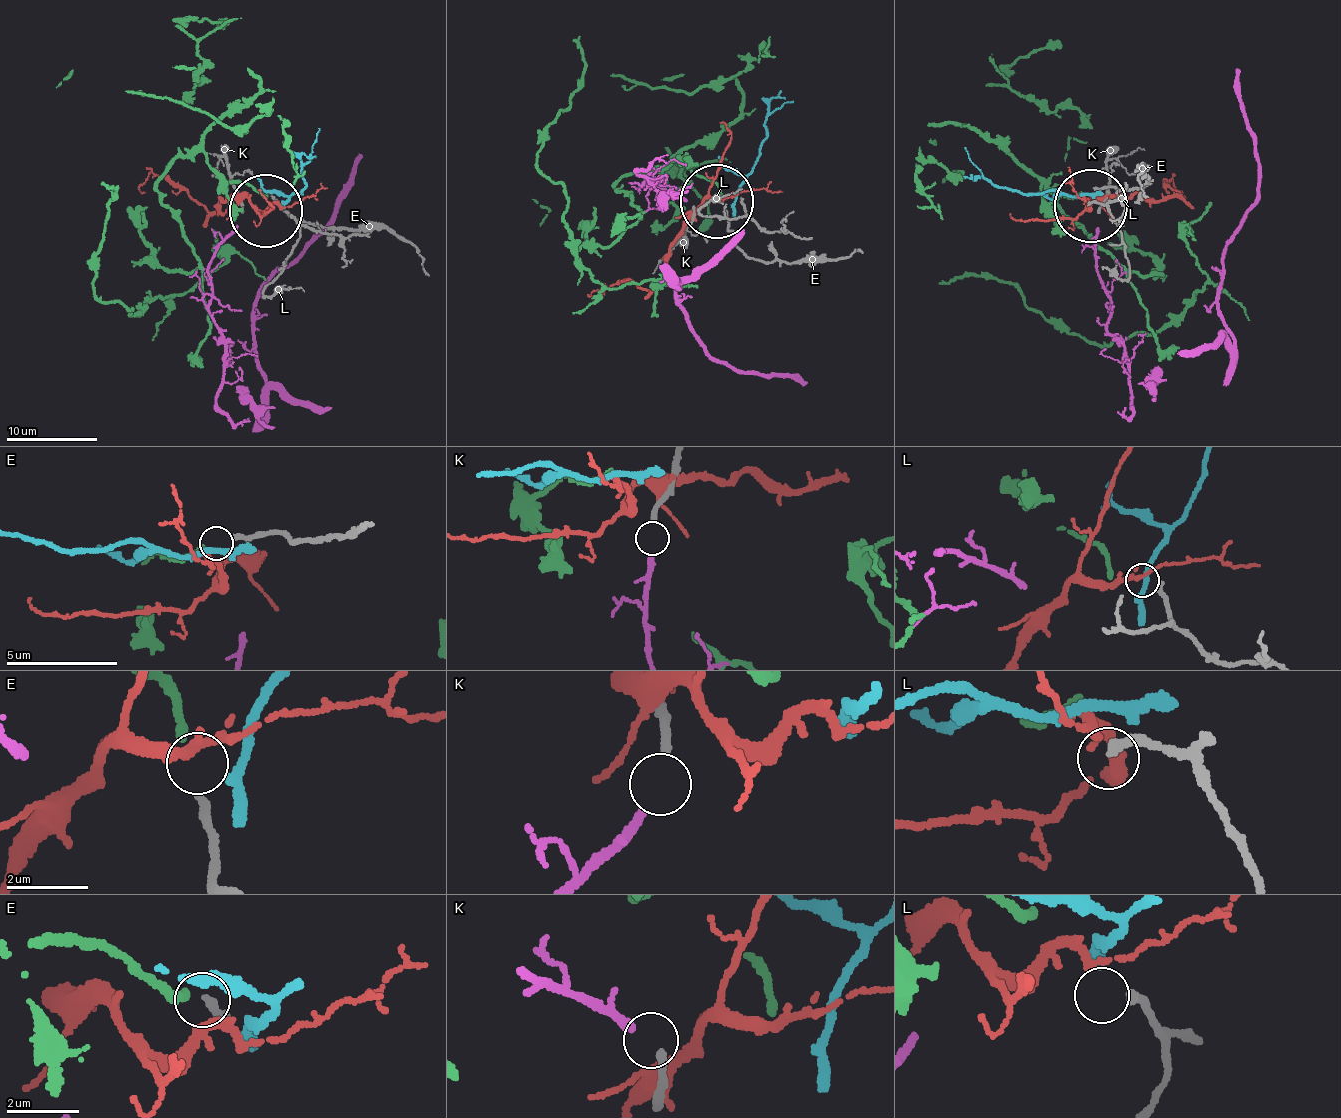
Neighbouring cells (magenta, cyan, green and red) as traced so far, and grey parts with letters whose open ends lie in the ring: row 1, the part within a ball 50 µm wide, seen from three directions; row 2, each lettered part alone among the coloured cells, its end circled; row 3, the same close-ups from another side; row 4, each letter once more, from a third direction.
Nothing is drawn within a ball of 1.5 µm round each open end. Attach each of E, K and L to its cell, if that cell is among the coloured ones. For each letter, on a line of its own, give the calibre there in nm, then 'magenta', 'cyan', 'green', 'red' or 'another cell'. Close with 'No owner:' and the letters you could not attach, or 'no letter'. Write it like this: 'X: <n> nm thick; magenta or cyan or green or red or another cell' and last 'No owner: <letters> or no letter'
E: 200 nm thick; green
K: 220 nm thick; magenta
L: 280 nm thick; red
No owner: no letter

